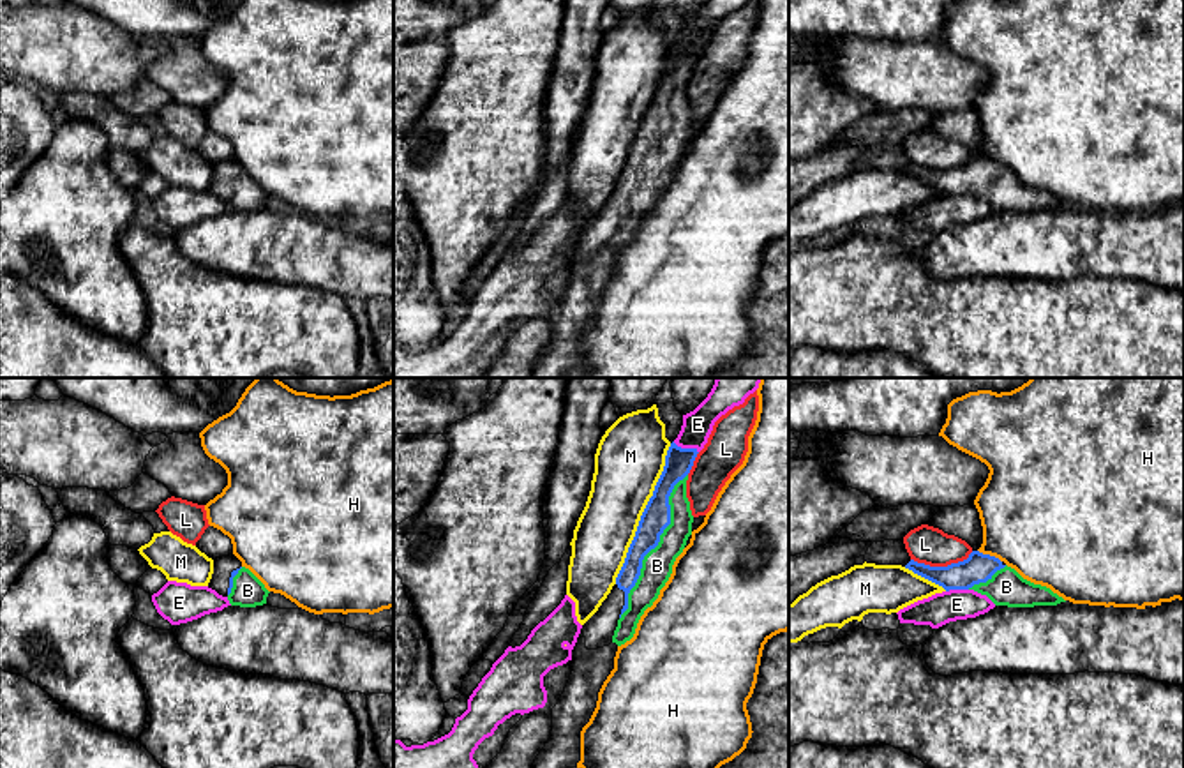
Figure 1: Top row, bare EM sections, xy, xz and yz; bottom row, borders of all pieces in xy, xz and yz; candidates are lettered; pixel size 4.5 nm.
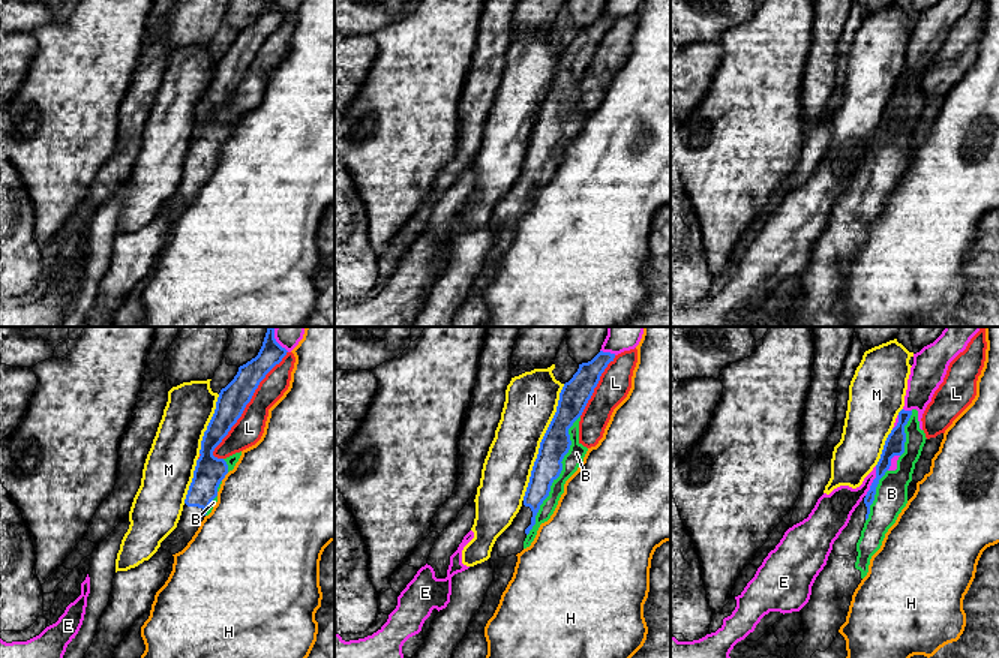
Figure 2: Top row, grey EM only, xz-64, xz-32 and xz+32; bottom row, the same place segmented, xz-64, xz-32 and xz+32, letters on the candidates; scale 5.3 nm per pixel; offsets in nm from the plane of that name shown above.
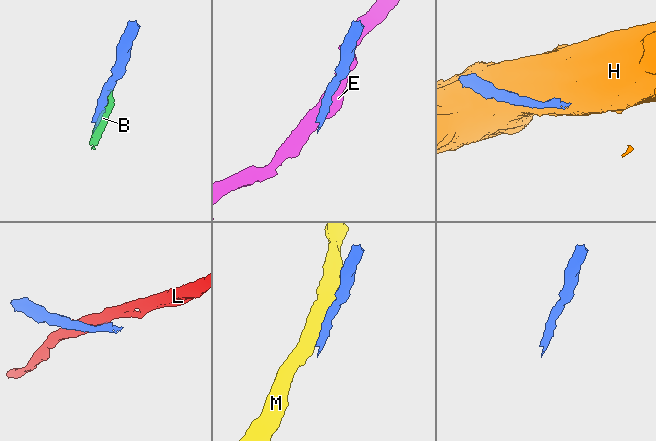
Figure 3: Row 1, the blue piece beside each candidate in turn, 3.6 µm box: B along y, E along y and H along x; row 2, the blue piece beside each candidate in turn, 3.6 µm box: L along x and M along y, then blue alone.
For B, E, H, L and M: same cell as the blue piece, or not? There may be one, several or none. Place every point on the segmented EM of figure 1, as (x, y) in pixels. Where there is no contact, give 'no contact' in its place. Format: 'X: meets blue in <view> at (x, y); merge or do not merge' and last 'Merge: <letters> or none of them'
B: meets blue in xz at (655, 546); merge
E: meets blue in xz at (685, 449); do not merge
H: meets blue in yz at (989, 555); do not merge
L: meets blue in yz at (941, 567); do not merge
M: meets blue in xz at (643, 514); do not merge
Merge: B

